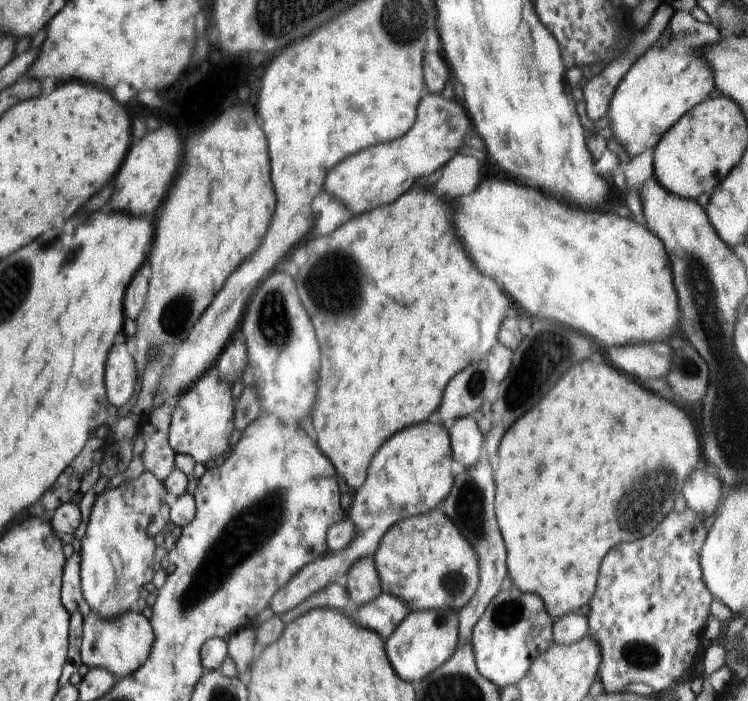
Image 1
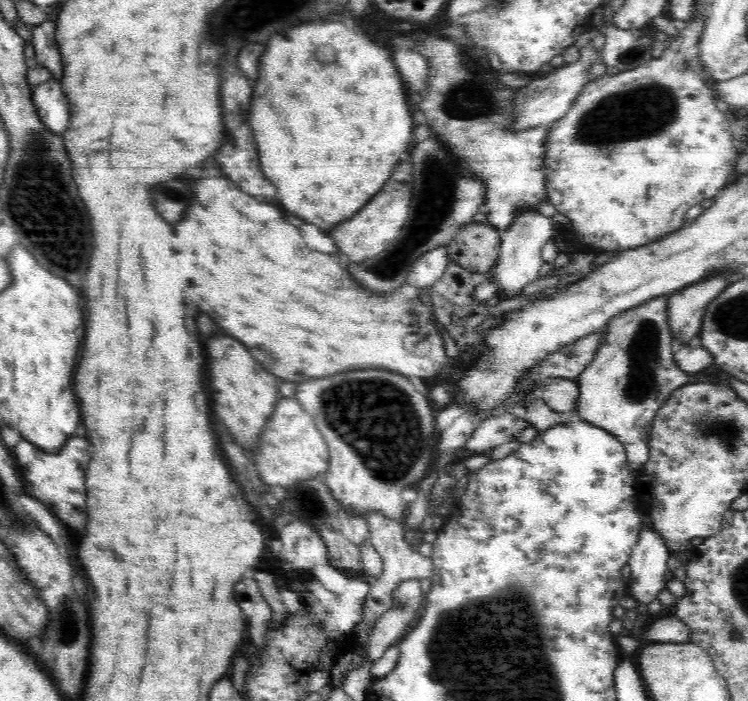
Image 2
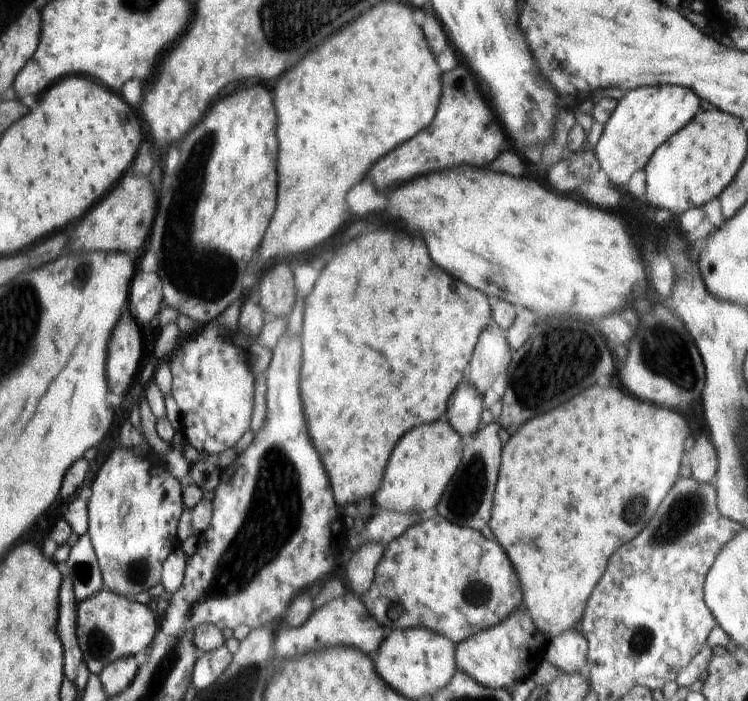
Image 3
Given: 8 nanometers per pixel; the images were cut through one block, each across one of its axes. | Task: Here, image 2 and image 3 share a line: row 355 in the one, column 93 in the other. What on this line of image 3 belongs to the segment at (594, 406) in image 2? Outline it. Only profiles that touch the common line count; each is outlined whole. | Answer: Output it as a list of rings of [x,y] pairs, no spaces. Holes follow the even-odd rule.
[[[102,589],[98,594],[77,602],[76,636],[84,662],[92,674],[99,675],[112,661],[143,656],[157,629],[158,617],[148,605],[114,594],[112,590]]]

